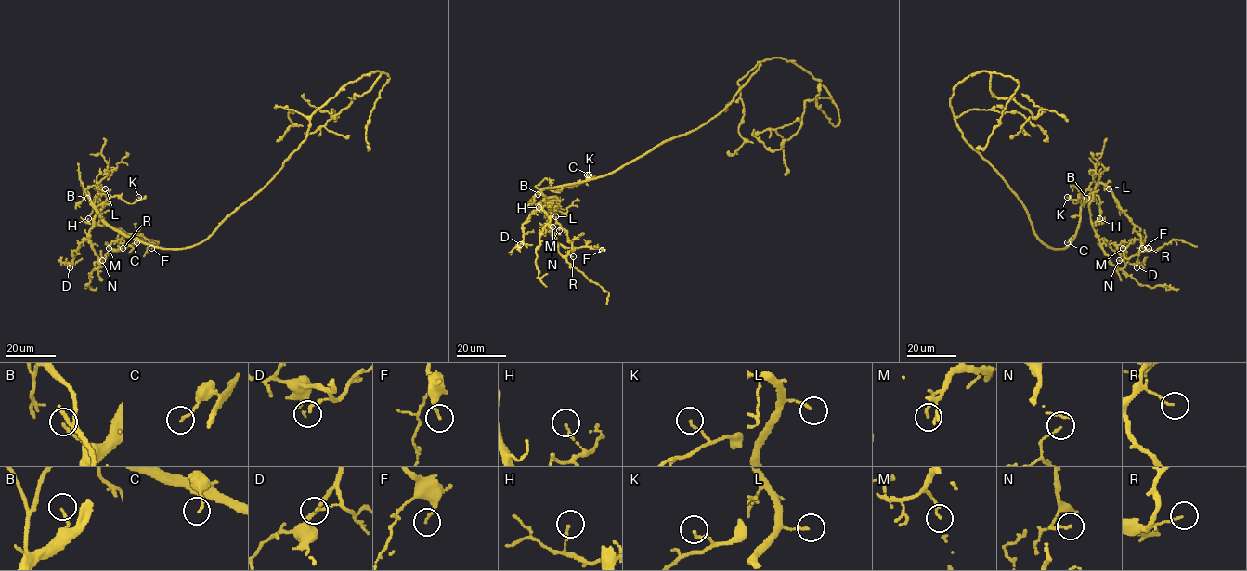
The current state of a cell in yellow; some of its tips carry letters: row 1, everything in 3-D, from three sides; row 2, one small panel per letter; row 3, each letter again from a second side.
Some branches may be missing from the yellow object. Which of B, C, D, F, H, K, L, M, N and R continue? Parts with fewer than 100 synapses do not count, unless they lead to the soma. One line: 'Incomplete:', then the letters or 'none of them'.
Incomplete: B

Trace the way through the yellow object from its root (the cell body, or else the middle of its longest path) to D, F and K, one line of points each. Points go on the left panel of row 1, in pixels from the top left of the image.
D: (234, 213), (196, 244), (161, 248), (113, 229), (91, 203), (100, 194), (107, 201), (70, 267)
F: (234, 213), (196, 244), (158, 248), (104, 220), (91, 203), (98, 183), (102, 220), (142, 235), (151, 248)
K: (234, 213), (196, 244), (161, 248), (113, 229), (97, 209), (115, 196), (128, 203), (139, 200), (138, 197)

